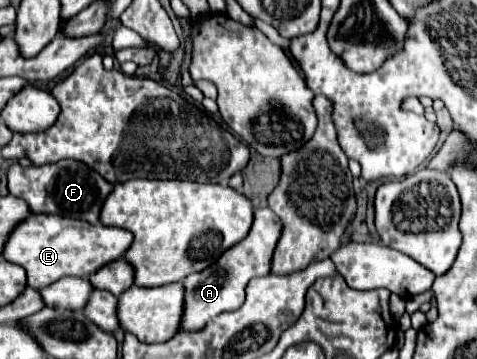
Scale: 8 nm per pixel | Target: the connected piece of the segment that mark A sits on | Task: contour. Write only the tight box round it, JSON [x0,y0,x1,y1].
[178,207,280,333]

